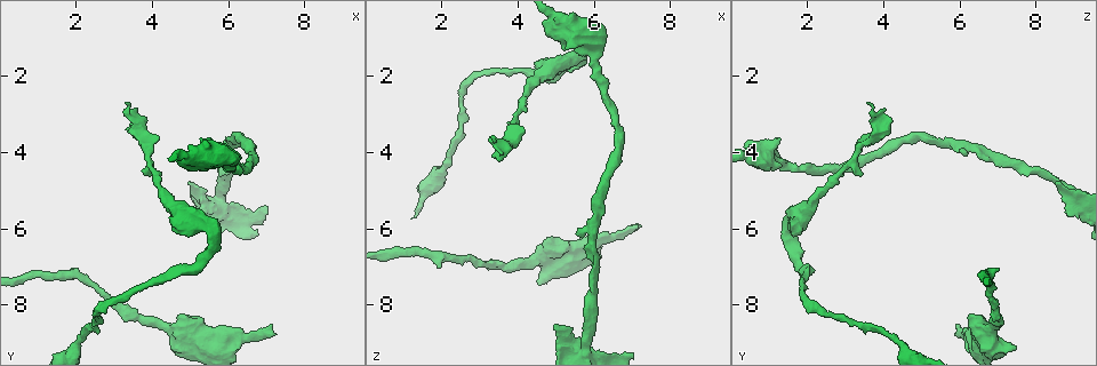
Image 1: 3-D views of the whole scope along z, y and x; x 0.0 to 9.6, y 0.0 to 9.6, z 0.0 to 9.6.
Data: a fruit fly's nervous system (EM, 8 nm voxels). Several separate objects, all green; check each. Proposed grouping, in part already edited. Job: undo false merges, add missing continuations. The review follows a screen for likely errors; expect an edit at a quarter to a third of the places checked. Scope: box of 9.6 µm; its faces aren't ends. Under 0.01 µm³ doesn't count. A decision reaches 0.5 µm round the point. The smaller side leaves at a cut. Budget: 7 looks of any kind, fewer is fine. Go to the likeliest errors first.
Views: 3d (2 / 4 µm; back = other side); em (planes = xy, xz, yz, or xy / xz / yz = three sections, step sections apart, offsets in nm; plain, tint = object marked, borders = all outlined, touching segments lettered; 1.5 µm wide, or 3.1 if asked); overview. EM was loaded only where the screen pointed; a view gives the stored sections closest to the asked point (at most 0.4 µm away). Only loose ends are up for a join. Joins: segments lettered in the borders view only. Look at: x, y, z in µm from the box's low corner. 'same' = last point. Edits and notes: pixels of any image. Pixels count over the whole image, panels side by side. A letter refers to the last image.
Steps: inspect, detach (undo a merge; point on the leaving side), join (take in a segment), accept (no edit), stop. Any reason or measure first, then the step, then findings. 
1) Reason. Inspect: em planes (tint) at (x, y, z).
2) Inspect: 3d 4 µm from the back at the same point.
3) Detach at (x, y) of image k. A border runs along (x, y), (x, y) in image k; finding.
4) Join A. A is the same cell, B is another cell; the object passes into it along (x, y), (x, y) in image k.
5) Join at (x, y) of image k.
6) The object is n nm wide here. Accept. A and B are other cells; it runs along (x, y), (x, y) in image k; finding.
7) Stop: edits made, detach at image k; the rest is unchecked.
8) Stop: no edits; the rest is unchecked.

Inspect: em yz step 4 (borders) at (7.20, 8.50, 6.00).

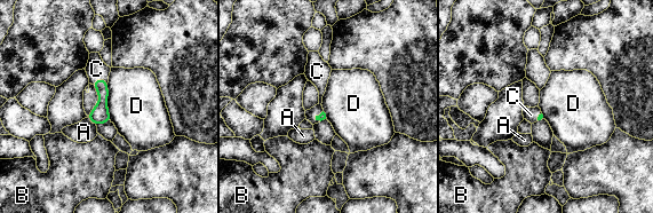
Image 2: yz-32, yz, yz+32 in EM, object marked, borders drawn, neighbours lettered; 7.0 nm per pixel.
Join C. C is the same cell, A, B and D are other cells; it goes on there.

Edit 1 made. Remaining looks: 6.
Inspect: em planes (borders) at (3.55, 3.25, 3.80).

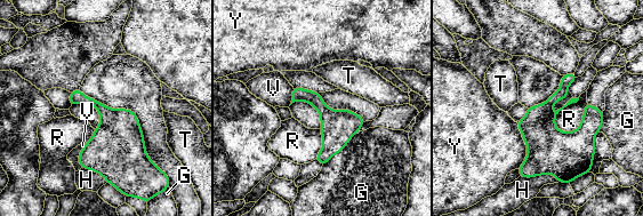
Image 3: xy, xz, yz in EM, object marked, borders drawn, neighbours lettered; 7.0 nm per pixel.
Accept. G, H, R, T, V and Y are other cells; a border runs along (587, 103), (577, 128), (555, 127) in image 3; one neuron here.

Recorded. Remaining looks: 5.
Stop: edits made, join at image 2; the rest is unchecked.

